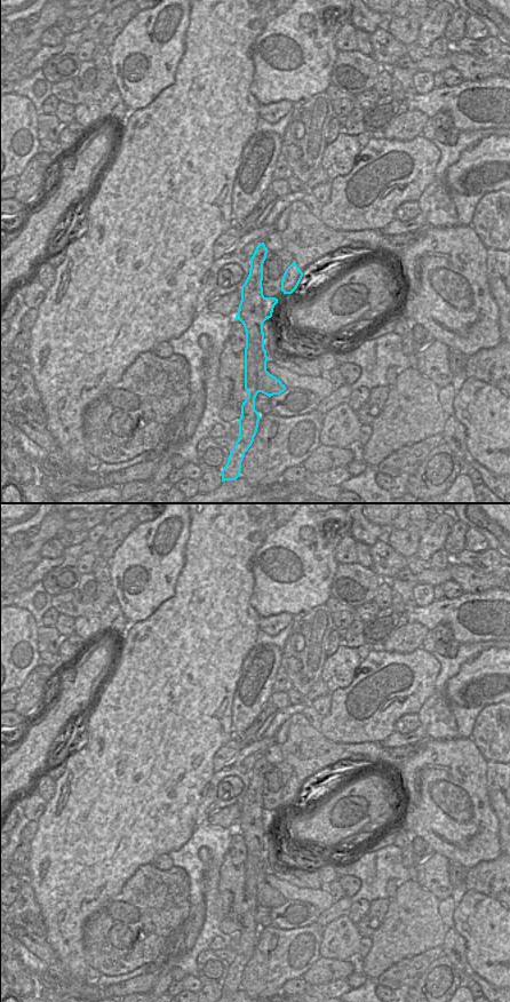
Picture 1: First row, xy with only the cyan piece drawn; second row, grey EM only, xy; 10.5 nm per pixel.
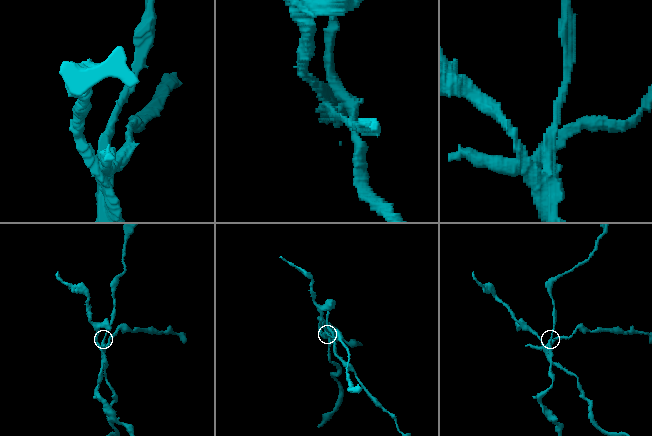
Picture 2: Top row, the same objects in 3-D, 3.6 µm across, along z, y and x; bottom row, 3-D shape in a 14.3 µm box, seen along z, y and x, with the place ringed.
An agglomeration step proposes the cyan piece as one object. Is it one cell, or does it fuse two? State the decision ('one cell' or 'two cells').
two cells

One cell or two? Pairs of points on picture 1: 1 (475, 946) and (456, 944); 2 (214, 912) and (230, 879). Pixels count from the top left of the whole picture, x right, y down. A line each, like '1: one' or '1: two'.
1: two
2: two

